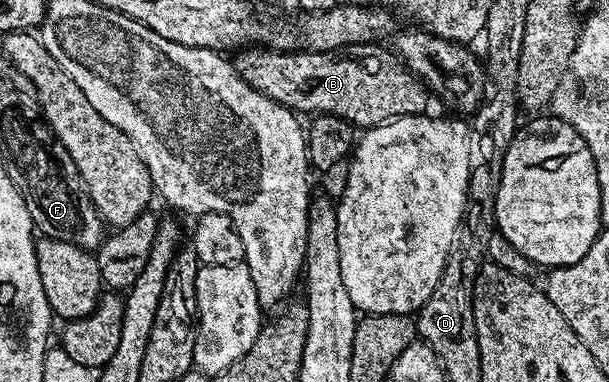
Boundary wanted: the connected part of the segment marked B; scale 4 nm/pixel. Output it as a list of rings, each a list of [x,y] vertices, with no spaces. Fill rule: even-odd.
[[[365,42],[351,45],[347,50],[330,52],[309,52],[307,50],[277,50],[271,46],[244,46],[235,53],[236,73],[254,90],[266,94],[274,102],[283,104],[297,114],[327,114],[340,116],[348,120],[357,129],[372,128],[376,124],[385,124],[394,116],[420,114],[430,101],[426,85],[416,76],[391,47],[383,48],[380,42]]]

